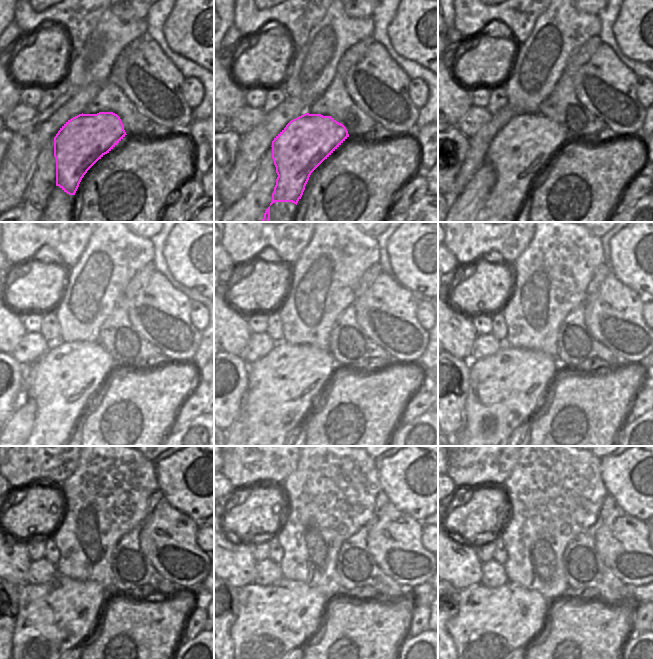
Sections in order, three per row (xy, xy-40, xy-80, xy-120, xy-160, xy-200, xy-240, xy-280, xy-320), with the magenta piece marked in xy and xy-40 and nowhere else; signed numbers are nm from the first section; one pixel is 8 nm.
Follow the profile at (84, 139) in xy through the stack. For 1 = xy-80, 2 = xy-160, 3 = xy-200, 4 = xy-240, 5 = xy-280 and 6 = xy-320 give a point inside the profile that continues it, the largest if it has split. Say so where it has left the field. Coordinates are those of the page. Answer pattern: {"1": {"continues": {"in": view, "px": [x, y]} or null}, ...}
{"1": {"continues": {"in": "xy-80", "px": [524, 146]}}, "2": {"continues": {"in": "xy-160", "px": [282, 386]}}, "3": {"continues": {"in": "xy-200", "px": [506, 389]}}, "4": {"continues": {"in": "xy-240", "px": [54, 618]}}, "5": {"continues": {"in": "xy-280", "px": [274, 621]}}, "6": {"continues": {"in": "xy-320", "px": [492, 624]}}}

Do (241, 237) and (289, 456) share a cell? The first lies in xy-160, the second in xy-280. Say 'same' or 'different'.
same

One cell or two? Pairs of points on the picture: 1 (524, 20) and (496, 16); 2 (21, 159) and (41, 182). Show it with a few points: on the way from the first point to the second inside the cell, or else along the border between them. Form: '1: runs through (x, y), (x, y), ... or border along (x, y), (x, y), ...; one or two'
1: runs through (517, 16), (503, 16); one
2: border along (41, 150), (22, 193); two

